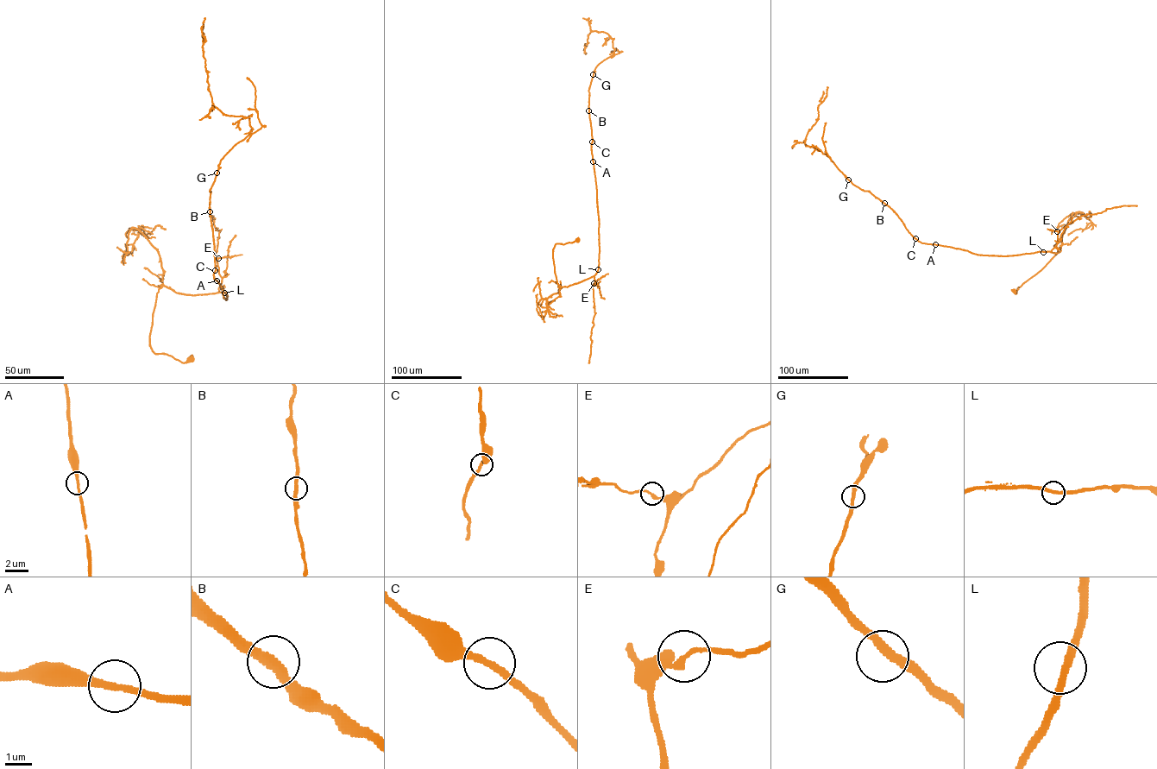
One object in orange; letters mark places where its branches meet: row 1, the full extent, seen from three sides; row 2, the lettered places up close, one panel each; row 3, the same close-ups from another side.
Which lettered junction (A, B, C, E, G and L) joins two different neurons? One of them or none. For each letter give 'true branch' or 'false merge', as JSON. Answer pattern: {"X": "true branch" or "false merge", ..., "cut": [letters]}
{"A": "true branch", "B": "true branch", "C": "true branch", "E": "true branch", "G": "true branch", "L": "true branch", "cut": []}

